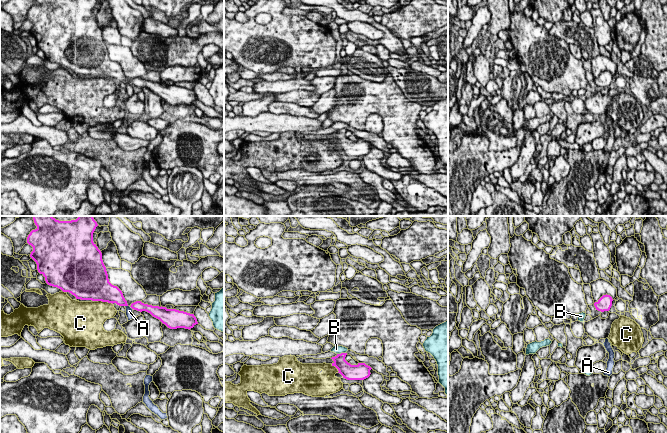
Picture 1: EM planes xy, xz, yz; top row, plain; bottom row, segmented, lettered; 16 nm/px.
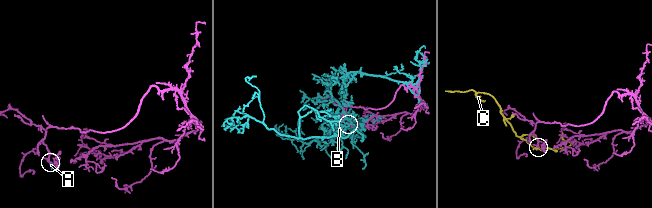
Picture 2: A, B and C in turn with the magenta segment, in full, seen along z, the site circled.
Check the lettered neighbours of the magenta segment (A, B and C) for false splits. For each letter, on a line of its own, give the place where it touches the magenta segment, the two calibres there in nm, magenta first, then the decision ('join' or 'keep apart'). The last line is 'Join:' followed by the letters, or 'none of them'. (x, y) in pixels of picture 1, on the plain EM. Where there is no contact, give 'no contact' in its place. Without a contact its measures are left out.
A: meets magenta in xy at (131, 83); 160 nm thick on the magenta side, 130 nm on the other; keep apart
B: meets magenta in xz at (341, 129); 220 nm thick on the magenta side, 130 nm on the other; keep apart
C: meets magenta in xy at (105, 77); 420 nm thick on the magenta side, 380 nm on the other; keep apart
Join: none of them

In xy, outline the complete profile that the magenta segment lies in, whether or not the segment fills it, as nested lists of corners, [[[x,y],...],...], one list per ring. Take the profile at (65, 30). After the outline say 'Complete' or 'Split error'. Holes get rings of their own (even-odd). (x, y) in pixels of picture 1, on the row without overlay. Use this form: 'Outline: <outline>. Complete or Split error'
Outline: [[[35,0],[37,4],[32,6],[27,13],[27,19],[33,23],[33,27],[30,30],[30,33],[36,38],[37,46],[40,50],[45,53],[45,57],[48,61],[57,63],[63,68],[69,68],[76,73],[76,75],[81,76],[92,76],[92,77],[102,77],[108,79],[116,79],[119,82],[128,82],[127,77],[125,76],[122,67],[117,63],[112,61],[109,58],[108,50],[106,43],[102,36],[102,29],[93,18],[93,9],[98,2],[98,0]]]. Complete

